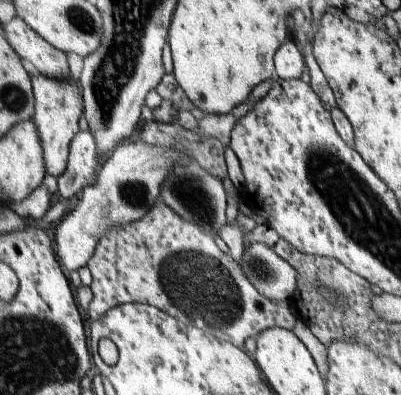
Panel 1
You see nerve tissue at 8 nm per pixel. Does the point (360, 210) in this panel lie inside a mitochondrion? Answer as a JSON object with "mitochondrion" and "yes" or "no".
{"mitochondrion":"yes"}

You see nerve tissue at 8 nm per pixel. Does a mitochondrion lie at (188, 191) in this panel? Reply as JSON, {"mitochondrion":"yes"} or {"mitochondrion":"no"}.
{"mitochondrion":"yes"}

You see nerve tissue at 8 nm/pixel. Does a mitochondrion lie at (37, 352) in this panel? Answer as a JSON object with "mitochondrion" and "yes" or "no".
{"mitochondrion":"yes"}

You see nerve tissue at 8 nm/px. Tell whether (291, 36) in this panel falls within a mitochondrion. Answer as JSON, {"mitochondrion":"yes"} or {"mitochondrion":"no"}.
{"mitochondrion":"no"}

